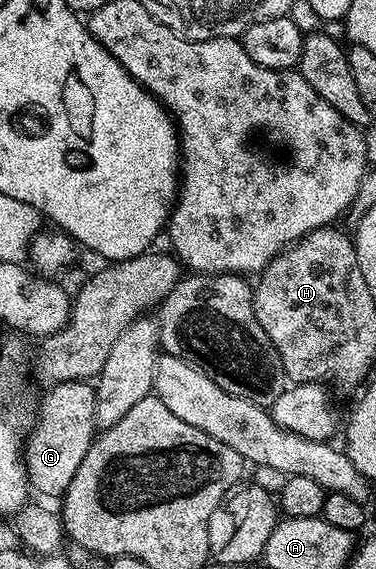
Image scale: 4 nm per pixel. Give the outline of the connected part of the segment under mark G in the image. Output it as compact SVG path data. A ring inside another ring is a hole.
M67 381L51 386L48 393L40 401L40 410L35 410L31 429L27 430L24 443L24 466L28 472L28 483L33 490L45 493L48 497L59 498L70 487L70 479L78 471L82 459L86 459L86 451L90 451L93 441L98 436L96 424L96 390L88 381Z

